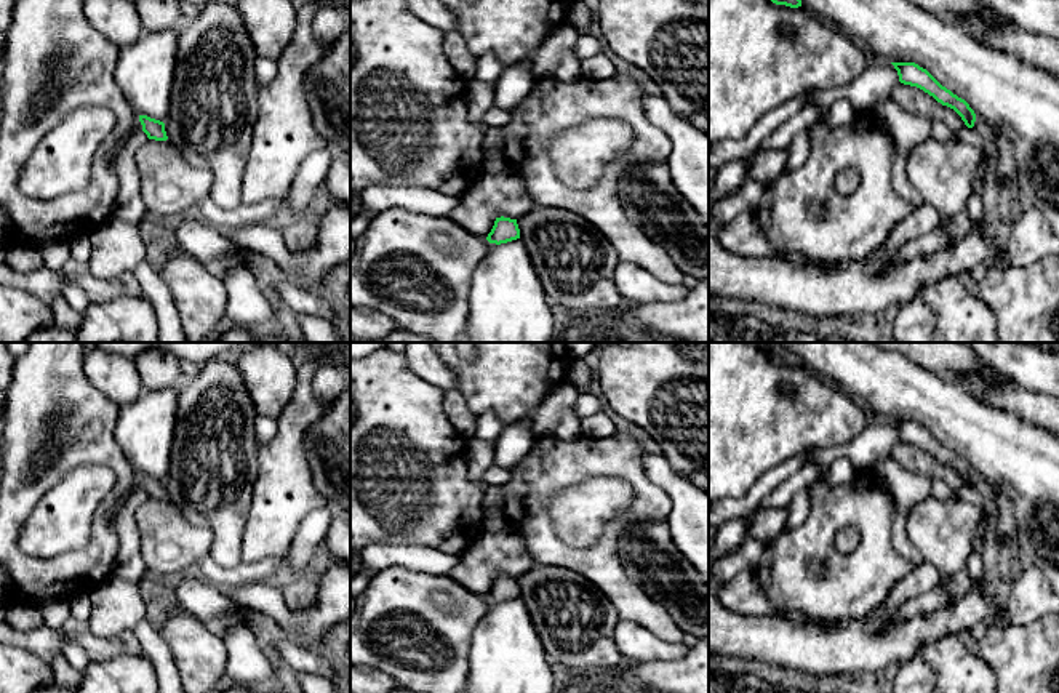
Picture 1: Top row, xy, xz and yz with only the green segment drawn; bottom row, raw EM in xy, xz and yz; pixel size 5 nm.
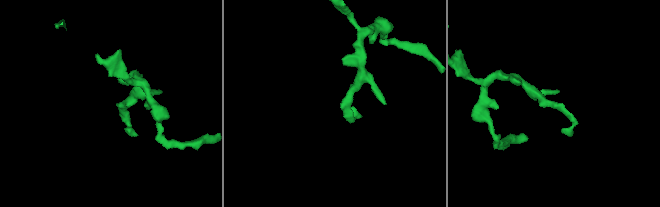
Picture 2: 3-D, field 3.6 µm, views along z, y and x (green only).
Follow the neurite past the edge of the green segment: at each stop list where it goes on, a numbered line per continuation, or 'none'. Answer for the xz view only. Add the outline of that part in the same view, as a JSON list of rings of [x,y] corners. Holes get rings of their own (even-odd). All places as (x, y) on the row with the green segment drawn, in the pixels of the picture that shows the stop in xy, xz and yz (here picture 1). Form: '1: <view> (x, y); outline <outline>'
none

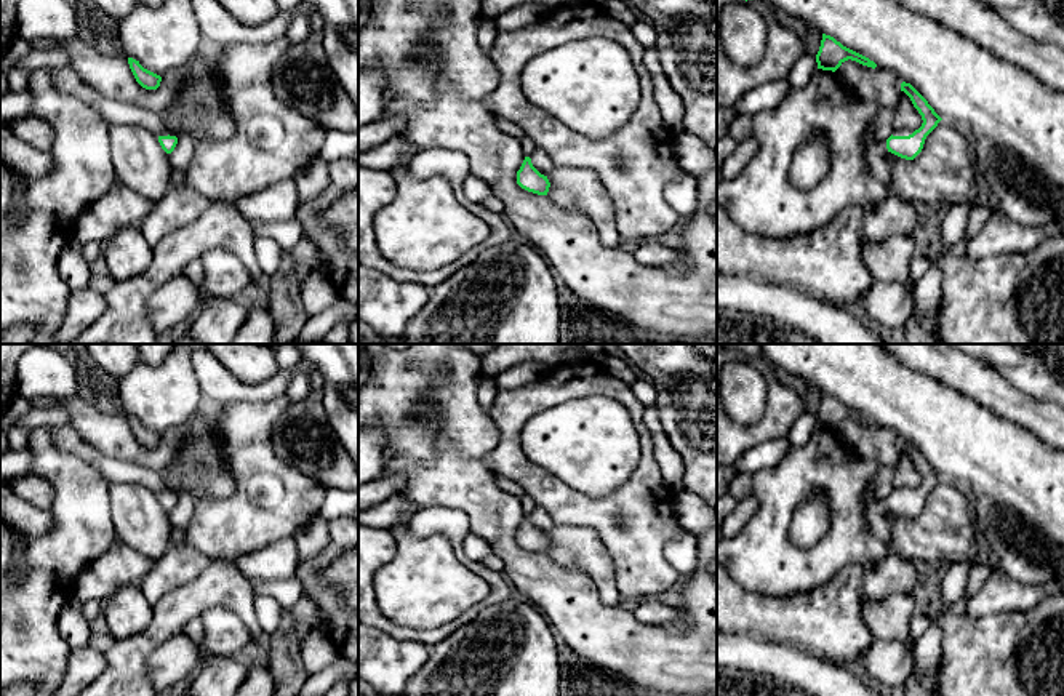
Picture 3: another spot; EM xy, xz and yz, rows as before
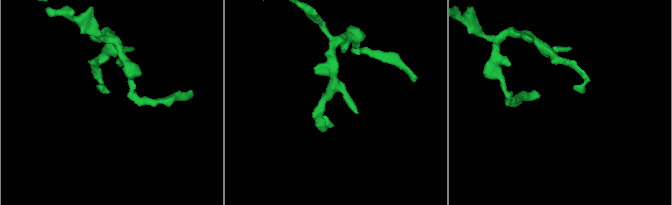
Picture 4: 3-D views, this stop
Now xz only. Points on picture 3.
1: xz (528, 146); outline [[[526,134],[520,139],[520,144],[525,157],[530,157],[536,149],[536,144]]]

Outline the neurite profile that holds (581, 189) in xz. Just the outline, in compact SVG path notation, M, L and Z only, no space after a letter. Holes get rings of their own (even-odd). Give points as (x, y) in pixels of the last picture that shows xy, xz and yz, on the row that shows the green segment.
M554 166L547 179L550 182L547 195L555 203L586 214L595 226L603 245L621 246L622 240L614 222L614 205L595 171Z

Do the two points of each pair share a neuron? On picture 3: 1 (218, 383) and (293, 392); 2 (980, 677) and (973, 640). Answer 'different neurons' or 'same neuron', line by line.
1: different neurons
2: same neuron

